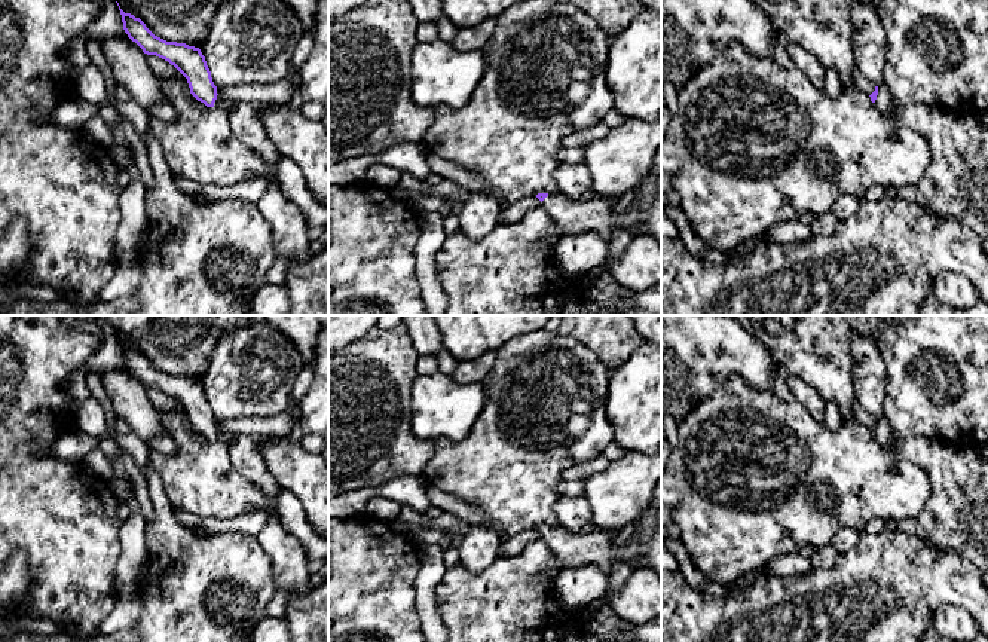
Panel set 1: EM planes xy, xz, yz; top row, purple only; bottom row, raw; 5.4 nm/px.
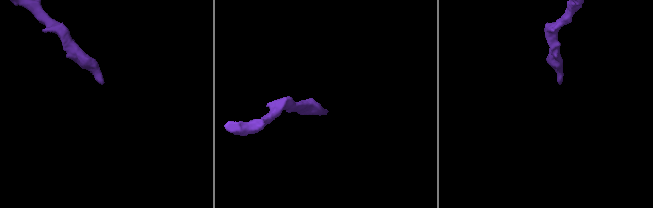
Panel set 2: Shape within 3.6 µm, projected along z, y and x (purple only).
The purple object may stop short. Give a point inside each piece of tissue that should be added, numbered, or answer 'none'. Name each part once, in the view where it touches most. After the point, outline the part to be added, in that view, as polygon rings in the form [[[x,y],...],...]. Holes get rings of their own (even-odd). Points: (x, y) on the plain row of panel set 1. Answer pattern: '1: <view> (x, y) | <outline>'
1: yz (884, 436) | [[[878,419],[878,428],[874,438],[887,450],[894,450],[894,446],[899,443],[890,429],[890,425],[884,419]]]

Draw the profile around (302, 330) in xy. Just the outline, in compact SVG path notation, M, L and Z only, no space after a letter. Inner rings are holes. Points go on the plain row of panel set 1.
M266 315L266 320L294 343L305 366L313 361L321 328L318 315Z

